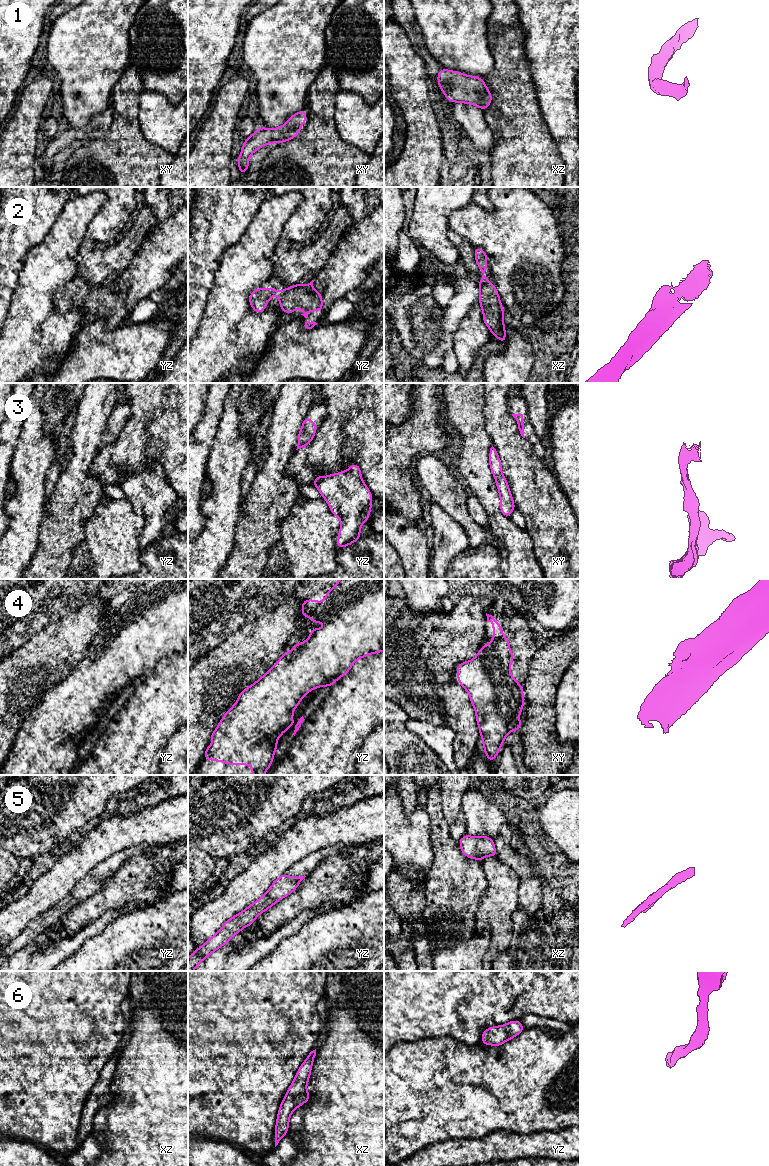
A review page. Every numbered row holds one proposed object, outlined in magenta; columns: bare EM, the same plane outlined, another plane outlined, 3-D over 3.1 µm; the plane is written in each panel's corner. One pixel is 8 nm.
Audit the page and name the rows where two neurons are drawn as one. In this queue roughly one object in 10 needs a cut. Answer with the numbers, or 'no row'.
no row

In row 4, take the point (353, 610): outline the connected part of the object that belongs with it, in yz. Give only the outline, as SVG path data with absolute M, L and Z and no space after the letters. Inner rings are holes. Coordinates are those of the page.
M340 579L330 591L326 591L325 600L321 603L319 600L307 599L302 602L301 616L310 617L312 623L324 622L324 629L310 629L310 638L303 643L295 643L294 650L284 651L283 656L255 683L240 692L236 703L225 713L218 726L210 737L210 743L204 753L204 758L209 761L220 761L228 765L251 765L252 775L264 775L269 767L272 766L275 751L277 750L278 738L291 726L293 719L293 710L301 703L301 699L309 694L311 689L328 686L331 687L339 678L347 674L353 663L369 654L380 653L384 651L384 579Z

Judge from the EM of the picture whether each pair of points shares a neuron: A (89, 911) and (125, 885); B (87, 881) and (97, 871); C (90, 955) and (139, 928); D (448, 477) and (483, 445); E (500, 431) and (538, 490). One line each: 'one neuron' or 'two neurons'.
A: one neuron
B: one neuron
C: one neuron
D: two neurons
E: one neuron

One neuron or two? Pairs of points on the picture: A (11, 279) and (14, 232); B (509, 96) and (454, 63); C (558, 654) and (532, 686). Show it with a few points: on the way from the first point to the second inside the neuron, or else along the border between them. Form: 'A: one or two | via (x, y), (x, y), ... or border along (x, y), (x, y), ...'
A: one | via (11, 267), (11, 244)
B: two | border along (492, 55), (493, 67), (481, 77)
C: one | via (551, 662), (540, 678)

